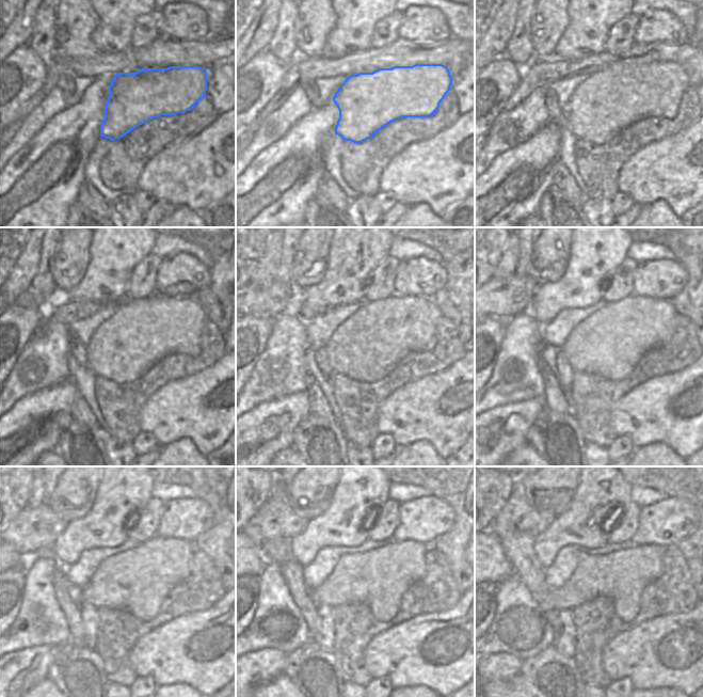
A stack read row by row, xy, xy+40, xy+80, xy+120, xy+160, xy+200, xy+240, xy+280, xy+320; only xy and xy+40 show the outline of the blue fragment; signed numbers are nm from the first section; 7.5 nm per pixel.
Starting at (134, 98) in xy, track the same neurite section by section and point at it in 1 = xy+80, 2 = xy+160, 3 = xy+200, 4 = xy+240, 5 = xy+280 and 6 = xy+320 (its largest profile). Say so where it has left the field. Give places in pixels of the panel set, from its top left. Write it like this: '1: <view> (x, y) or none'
1: xy+80 (607, 101)
2: xy+160 (367, 346)
3: xy+200 (609, 343)
4: xy+240 (138, 580)
5: xy+280 (379, 577)
6: xy+320 (621, 575)

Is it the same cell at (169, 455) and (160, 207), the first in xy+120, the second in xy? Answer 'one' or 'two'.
two

